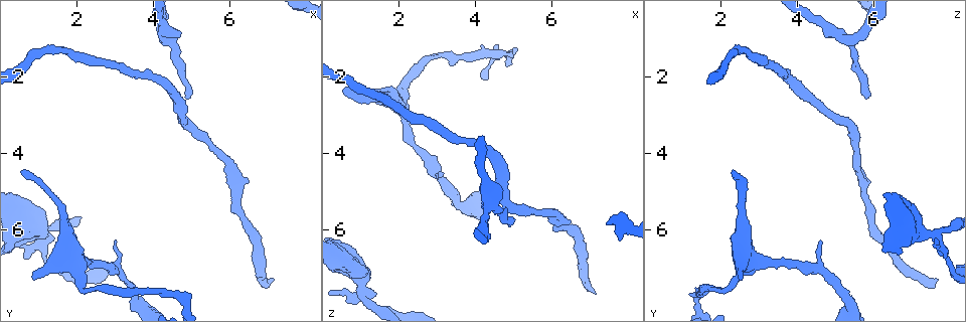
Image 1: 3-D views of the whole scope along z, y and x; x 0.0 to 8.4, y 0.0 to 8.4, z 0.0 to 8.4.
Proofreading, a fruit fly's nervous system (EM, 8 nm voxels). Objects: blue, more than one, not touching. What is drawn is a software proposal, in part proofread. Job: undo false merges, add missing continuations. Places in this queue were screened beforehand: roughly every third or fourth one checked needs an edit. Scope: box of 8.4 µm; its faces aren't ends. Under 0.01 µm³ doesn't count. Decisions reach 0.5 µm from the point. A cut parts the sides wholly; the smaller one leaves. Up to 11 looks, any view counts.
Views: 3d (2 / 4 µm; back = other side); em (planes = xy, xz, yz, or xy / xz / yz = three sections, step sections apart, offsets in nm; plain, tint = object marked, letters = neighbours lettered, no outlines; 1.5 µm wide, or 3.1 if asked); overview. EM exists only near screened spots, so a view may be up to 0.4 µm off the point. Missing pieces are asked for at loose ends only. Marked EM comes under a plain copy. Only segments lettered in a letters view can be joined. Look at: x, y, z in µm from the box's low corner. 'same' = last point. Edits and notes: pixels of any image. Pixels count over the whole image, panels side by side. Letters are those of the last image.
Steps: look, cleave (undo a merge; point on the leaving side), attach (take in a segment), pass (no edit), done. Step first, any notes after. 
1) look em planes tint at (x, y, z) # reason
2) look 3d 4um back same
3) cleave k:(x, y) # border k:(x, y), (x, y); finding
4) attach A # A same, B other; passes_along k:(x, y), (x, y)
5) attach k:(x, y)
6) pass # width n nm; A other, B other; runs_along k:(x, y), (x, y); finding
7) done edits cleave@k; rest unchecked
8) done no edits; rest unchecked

look 3d 2um at (1.05, 6.15, 7.60) # sudden change in width

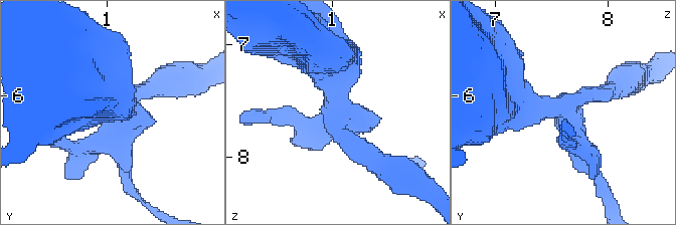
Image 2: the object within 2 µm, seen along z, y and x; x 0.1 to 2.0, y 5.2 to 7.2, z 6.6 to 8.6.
look em planes tint at (1.06, 6.12, 7.60)

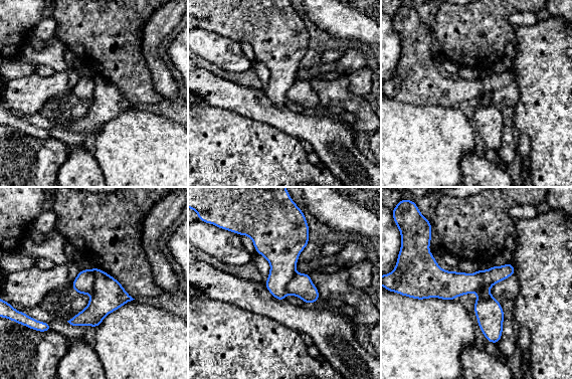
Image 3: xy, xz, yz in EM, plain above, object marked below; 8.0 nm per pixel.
look em planes letters same

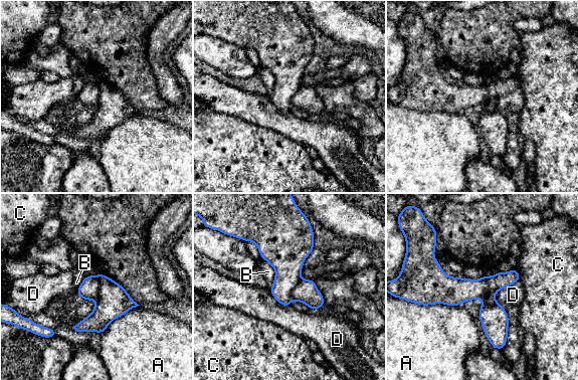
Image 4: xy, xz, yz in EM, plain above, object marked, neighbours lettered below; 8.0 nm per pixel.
cleave 4:(114, 301) # A other, B other, C other, D other; border 4:(98, 275), (100, 291), (95, 299); two neurons meet here

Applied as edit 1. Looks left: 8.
look em planes tint at (0.80, 7.20, 2.55)

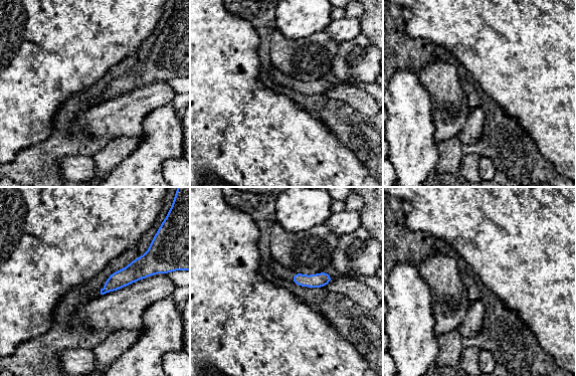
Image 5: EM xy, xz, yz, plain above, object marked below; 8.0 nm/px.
look em planes letters same # see the neighbours

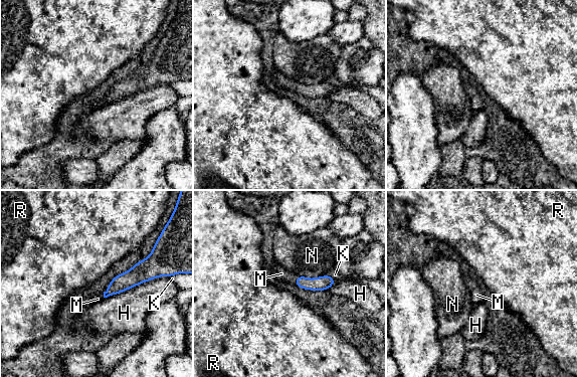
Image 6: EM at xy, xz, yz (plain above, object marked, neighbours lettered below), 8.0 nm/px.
attach 6:(281, 273) # H other, K other, M same, N other, R other; passes_along 6:(324, 283), (296, 279), (281, 273); the neuron continues

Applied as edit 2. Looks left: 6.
look overview

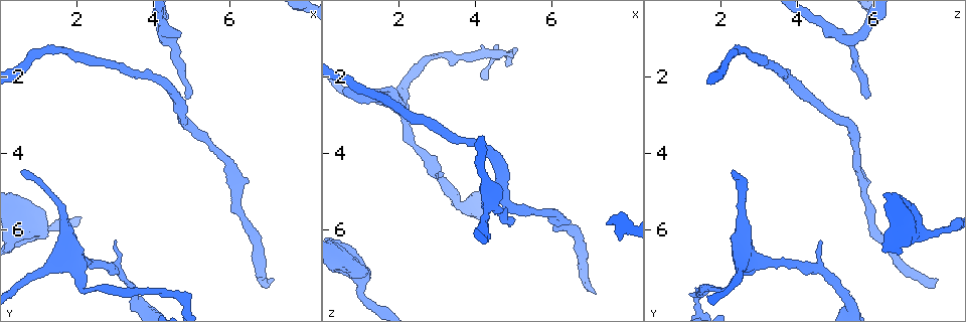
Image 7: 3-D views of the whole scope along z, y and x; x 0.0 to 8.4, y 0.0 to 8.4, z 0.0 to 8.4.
look em yz step 4 letters at (4.30, 1.00, 5.35) # a fork

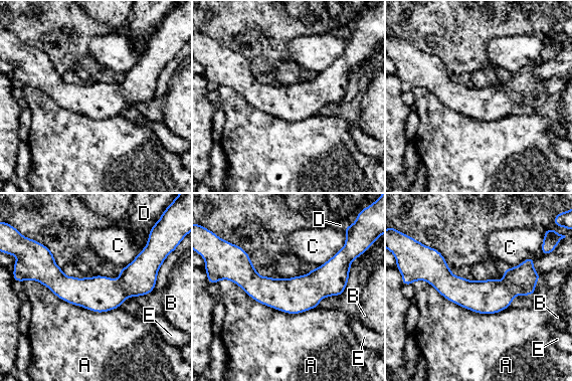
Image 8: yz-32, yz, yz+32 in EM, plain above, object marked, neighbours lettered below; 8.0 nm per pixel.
pass # longest_contact A 800 nm; A other, B other, C other, D other, E other; border 8:(134, 297), (129, 297), (119, 307); all the same neuron

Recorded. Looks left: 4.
done edits cleave@4, attach@6; rest unchecked

